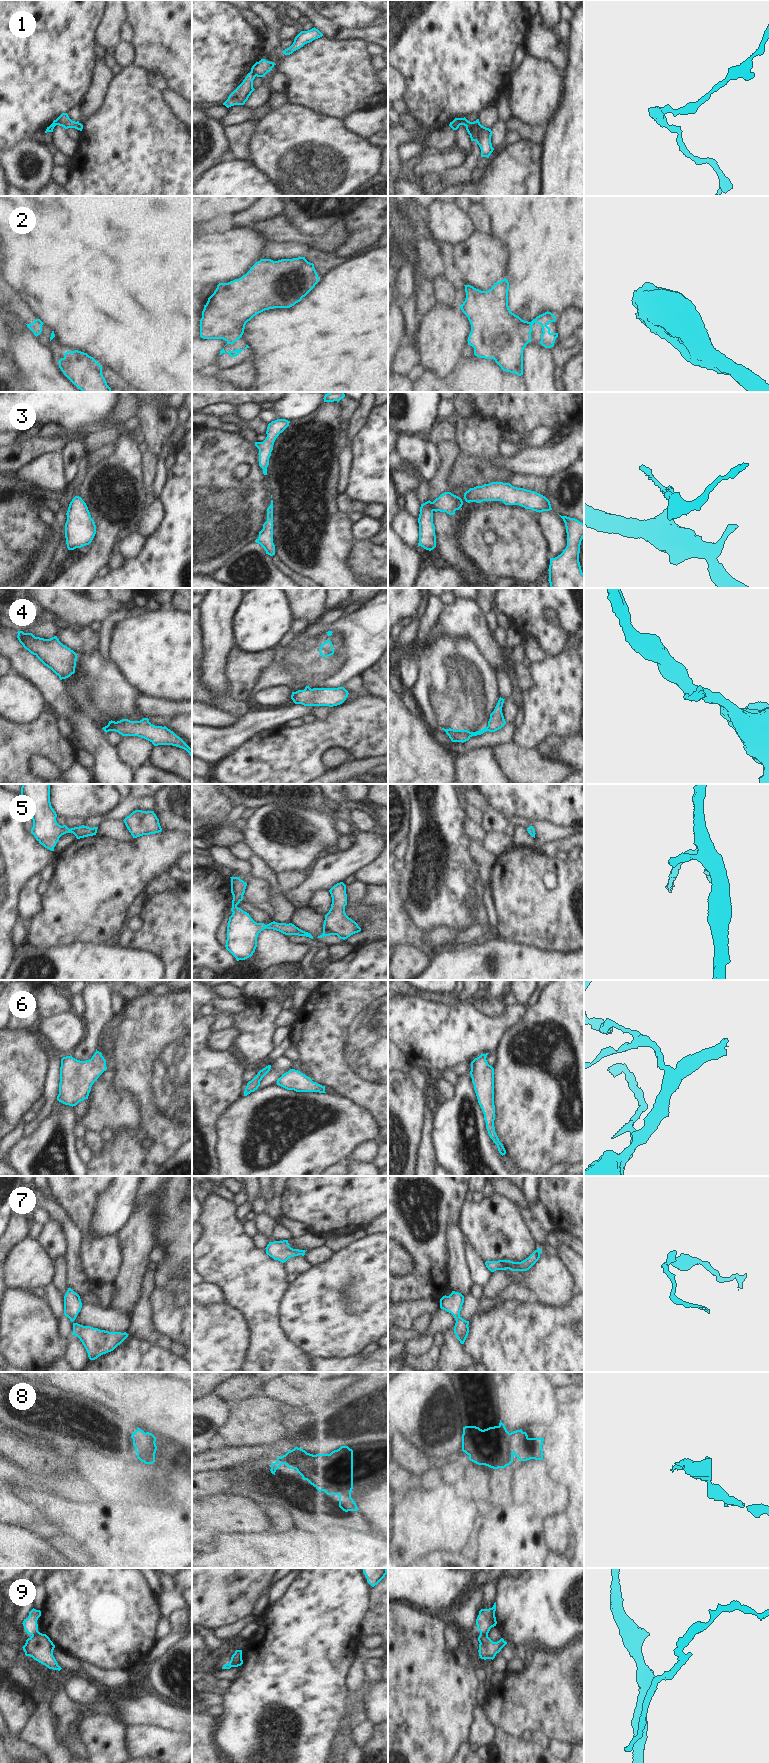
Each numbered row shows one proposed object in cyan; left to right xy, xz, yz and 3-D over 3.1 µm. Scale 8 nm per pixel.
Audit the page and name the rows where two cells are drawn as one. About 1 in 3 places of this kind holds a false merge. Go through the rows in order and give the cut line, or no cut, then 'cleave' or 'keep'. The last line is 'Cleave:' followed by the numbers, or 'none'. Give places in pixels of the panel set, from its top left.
1: cut yz (462, 118), (460, 124); cleave
2: cut none; keep
3: cut none; keep
4: cut yz (486, 727), (488, 730); cleave
5: cut none; keep
6: cut none; keep
7: cut none; keep
8: cut none; keep
9: cut yz (480, 1630), (487, 1636); cleave
Cleave: 1, 4, 9

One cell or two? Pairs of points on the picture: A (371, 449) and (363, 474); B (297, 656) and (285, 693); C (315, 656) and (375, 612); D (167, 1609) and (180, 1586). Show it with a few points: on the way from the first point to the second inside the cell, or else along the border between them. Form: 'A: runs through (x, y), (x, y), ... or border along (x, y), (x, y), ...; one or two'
A: runs through (371, 455), (371, 466), (369, 468); one
B: border along (269, 686), (284, 686), (292, 691); two
C: runs through (331, 654), (341, 650), (363, 628); one
D: runs through (169, 1603), (177, 1592); one

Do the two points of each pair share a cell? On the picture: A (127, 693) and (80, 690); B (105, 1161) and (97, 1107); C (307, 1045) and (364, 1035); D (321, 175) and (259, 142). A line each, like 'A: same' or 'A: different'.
A: same
B: different
C: same
D: same

